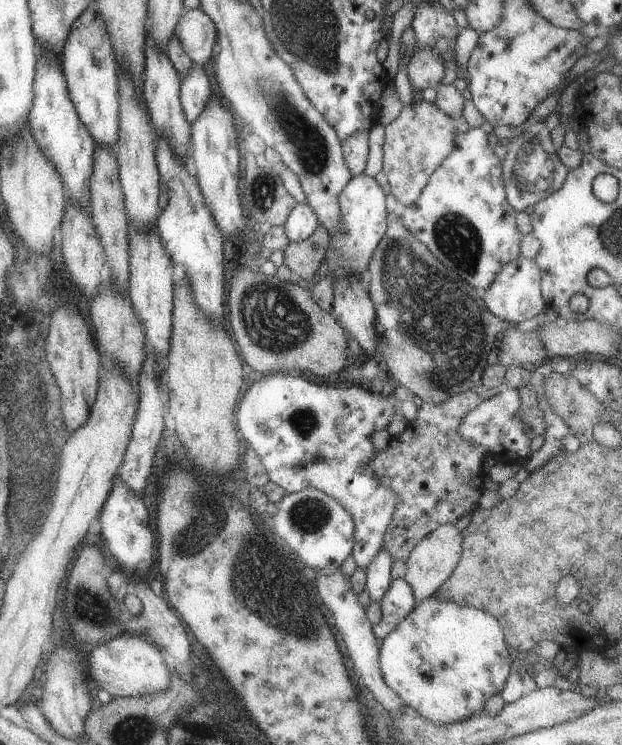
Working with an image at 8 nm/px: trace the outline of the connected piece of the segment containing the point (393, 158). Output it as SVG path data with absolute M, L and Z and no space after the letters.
M422 100L403 106L398 118L385 125L383 171L390 182L390 193L396 197L401 208L414 205L430 175L454 150L454 136L457 133L455 121L432 102Z

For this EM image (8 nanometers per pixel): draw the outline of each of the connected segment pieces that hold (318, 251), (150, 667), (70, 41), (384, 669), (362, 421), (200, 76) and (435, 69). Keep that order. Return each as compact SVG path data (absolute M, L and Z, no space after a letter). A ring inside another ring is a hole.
M318 223L316 232L302 242L290 242L284 248L284 264L290 268L294 278L310 280L318 275L318 268L326 260L330 244L329 232Z
M124 632L108 642L98 644L87 658L88 678L104 689L112 698L142 696L154 692L166 692L170 688L172 673L161 650L148 644L140 635Z
M95 5L86 7L72 22L72 30L62 47L61 62L68 96L74 102L80 122L90 132L95 144L102 148L116 148L120 130L119 65L112 50L112 40L106 32L106 22Z
M432 594L424 602L415 604L414 610L384 638L379 650L380 672L388 684L404 702L432 724L454 724L470 718L472 714L484 713L486 700L500 694L514 668L509 646L504 642L504 630L494 616L470 608L454 606ZM423 664L430 664L435 674L427 676L421 672Z
M273 373L260 378L258 382L254 381L235 408L240 437L258 454L270 481L282 486L287 493L305 488L322 490L350 512L354 521L353 554L357 568L367 569L374 556L380 552L384 533L392 520L396 504L400 502L392 488L386 488L376 480L376 474L370 466L376 448L370 436L372 432L386 430L394 416L401 412L401 406L401 400L396 398L394 401L391 394L382 396L380 392L362 388L360 385L354 384L345 388L318 385L302 379L301 375Z
M194 62L194 68L186 76L181 76L181 103L190 124L206 108L212 94L204 66Z
M416 45L407 69L412 89L436 89L444 77L445 63L432 48L420 48Z

